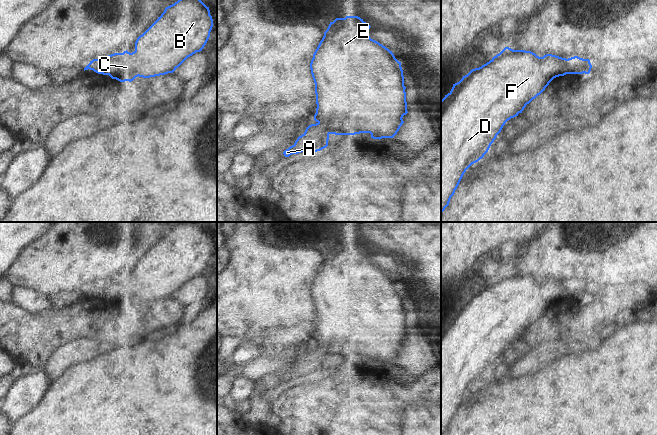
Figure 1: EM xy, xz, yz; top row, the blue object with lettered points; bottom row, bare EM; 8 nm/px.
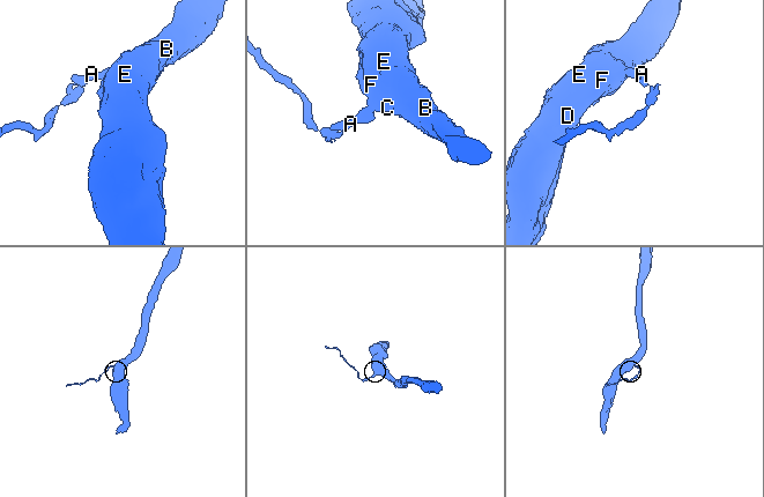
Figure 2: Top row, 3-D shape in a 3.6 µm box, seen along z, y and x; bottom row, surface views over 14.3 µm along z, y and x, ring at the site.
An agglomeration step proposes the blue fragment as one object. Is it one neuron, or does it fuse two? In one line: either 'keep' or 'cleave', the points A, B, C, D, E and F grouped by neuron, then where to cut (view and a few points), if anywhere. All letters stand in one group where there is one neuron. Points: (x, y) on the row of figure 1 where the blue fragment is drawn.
cleave; A / B C D E F; cut in xy along (102, 58), (100, 73)

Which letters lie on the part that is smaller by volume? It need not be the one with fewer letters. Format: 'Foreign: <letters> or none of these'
Foreign: A

